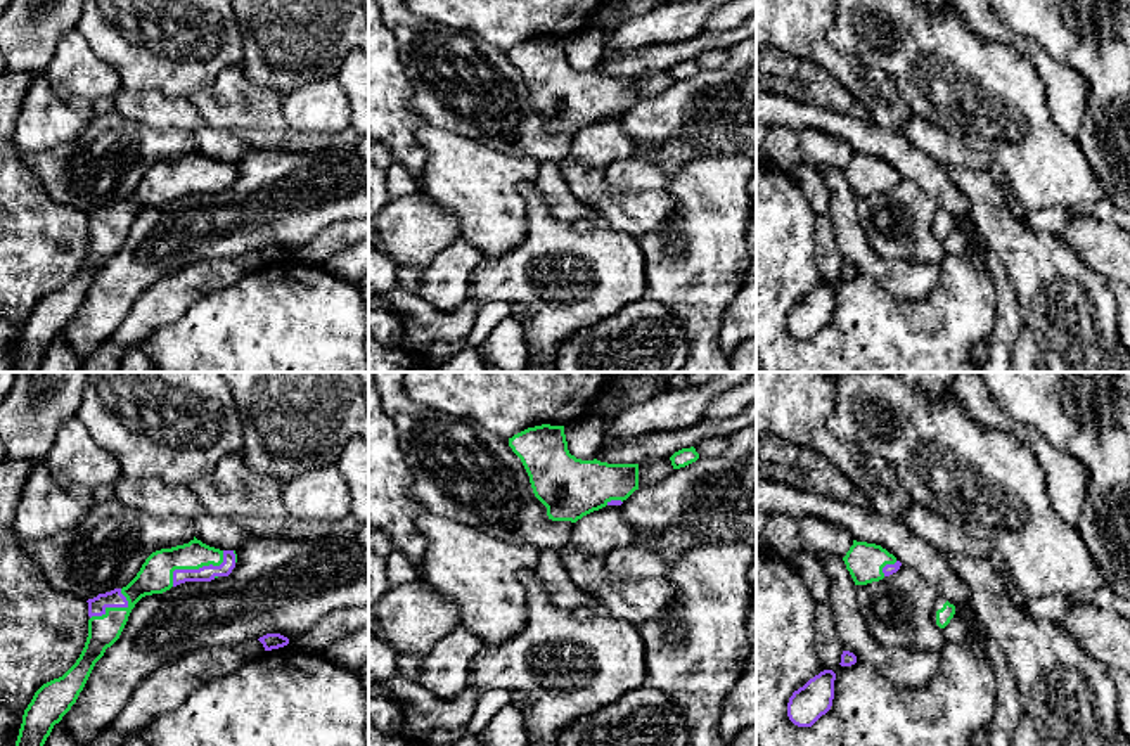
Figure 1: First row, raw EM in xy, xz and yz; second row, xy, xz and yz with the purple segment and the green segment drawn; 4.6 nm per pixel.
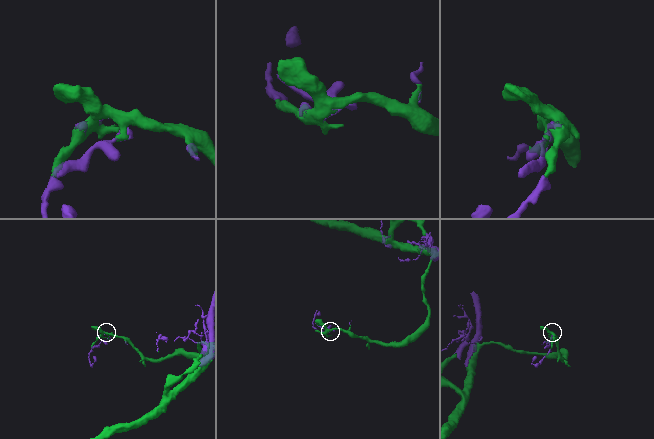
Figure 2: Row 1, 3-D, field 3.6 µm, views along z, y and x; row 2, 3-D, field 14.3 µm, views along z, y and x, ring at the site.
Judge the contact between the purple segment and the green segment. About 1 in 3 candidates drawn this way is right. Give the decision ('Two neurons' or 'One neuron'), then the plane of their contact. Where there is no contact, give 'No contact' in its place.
One neuron. Touches purple in xy

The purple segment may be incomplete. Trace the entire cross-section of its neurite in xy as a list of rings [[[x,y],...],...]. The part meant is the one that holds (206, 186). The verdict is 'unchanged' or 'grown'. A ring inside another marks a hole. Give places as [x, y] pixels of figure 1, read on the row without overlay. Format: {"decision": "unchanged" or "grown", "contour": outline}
{"decision": "grown", "contour": [[[194,149],[189,156],[152,164],[142,177],[137,189],[126,199],[114,201],[111,204],[99,206],[97,209],[88,211],[87,215],[90,232],[85,260],[76,275],[62,289],[43,296],[35,305],[31,315],[28,317],[22,327],[22,336],[14,360],[14,372],[38,370],[54,338],[59,336],[76,315],[95,275],[104,268],[106,261],[119,251],[132,222],[142,209],[163,206],[171,199],[177,199],[185,194],[211,194],[218,189],[228,189],[235,180],[235,175],[235,163],[220,163],[209,159]]]}

